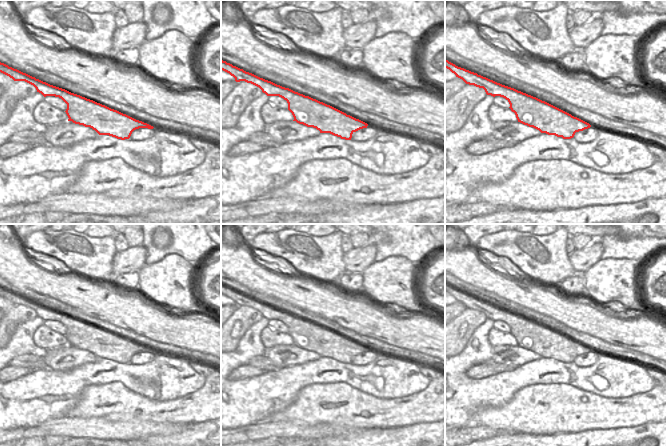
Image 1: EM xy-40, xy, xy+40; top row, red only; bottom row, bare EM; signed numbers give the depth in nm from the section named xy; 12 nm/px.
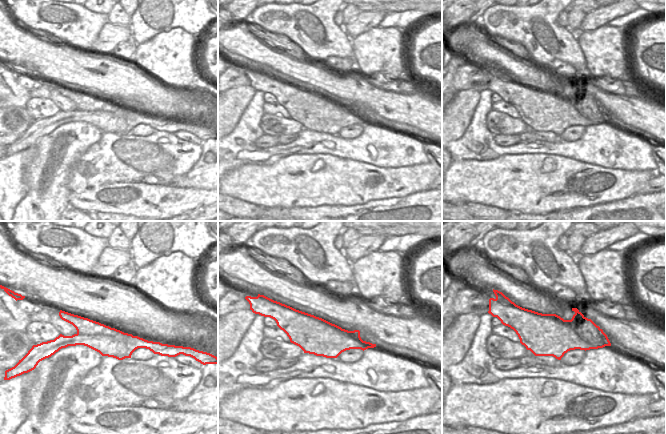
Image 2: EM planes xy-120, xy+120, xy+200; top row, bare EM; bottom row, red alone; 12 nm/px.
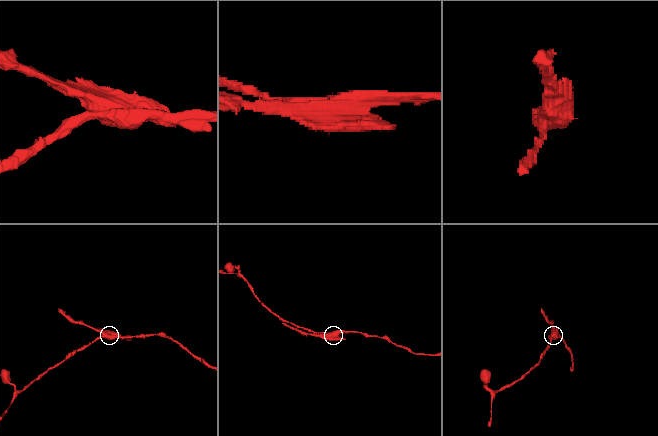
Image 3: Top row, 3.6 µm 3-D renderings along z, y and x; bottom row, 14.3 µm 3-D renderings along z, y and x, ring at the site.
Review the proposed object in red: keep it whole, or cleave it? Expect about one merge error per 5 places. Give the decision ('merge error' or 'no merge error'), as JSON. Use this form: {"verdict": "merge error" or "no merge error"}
{"verdict": "merge error"}

